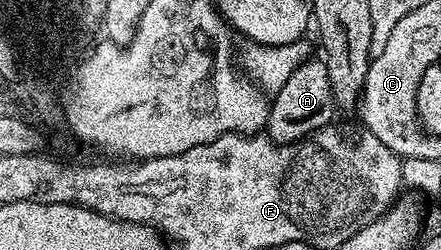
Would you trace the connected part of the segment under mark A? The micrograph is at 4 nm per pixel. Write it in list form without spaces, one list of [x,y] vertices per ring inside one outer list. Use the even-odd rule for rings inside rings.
[[[307,60],[284,80],[284,88],[273,91],[270,115],[266,121],[265,133],[273,142],[299,142],[314,130],[323,130],[335,121],[336,105],[332,88],[329,86],[325,64],[322,60]]]

